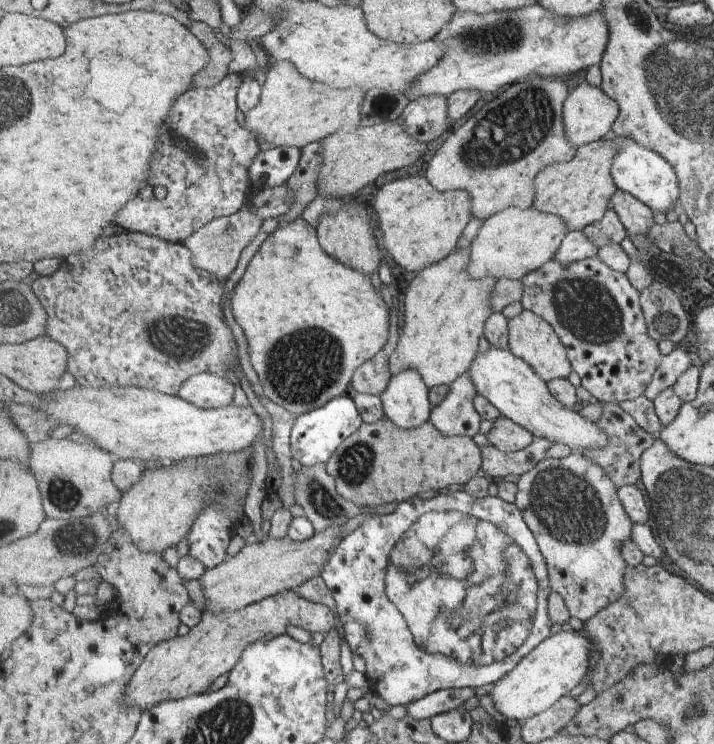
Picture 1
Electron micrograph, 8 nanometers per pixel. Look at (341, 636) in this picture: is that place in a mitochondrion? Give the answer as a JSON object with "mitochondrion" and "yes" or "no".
{"mitochondrion":"no"}

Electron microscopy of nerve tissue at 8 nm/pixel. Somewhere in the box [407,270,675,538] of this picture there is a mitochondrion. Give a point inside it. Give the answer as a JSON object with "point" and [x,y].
{"point":[585,309]}

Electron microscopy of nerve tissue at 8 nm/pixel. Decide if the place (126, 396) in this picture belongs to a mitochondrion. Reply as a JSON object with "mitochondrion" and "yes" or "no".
{"mitochondrion":"no"}

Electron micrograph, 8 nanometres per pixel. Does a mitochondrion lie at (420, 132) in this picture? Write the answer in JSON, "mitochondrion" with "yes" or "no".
{"mitochondrion":"no"}

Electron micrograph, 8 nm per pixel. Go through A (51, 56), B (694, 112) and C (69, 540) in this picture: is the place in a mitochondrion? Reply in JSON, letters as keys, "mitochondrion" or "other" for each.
{"A":"other","B":"mitochondrion","C":"mitochondrion"}

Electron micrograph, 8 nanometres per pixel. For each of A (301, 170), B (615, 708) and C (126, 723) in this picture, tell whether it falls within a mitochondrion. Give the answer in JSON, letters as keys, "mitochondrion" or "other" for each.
{"A":"other","B":"other","C":"other"}

